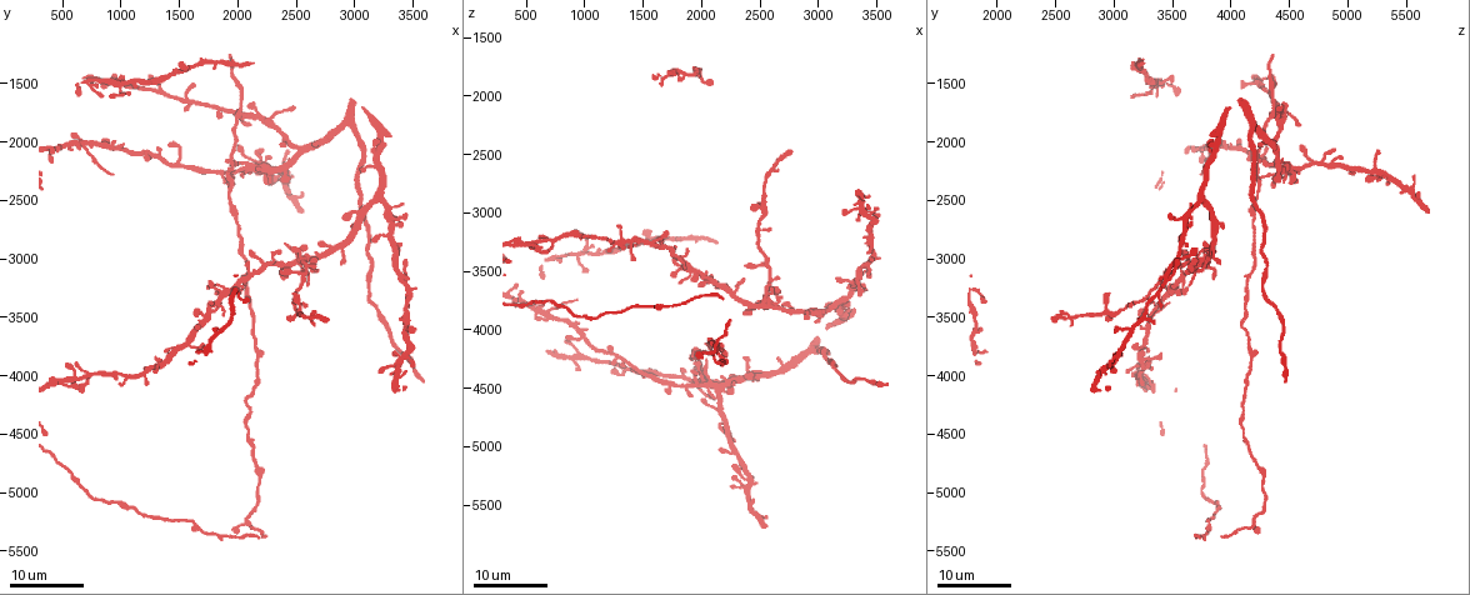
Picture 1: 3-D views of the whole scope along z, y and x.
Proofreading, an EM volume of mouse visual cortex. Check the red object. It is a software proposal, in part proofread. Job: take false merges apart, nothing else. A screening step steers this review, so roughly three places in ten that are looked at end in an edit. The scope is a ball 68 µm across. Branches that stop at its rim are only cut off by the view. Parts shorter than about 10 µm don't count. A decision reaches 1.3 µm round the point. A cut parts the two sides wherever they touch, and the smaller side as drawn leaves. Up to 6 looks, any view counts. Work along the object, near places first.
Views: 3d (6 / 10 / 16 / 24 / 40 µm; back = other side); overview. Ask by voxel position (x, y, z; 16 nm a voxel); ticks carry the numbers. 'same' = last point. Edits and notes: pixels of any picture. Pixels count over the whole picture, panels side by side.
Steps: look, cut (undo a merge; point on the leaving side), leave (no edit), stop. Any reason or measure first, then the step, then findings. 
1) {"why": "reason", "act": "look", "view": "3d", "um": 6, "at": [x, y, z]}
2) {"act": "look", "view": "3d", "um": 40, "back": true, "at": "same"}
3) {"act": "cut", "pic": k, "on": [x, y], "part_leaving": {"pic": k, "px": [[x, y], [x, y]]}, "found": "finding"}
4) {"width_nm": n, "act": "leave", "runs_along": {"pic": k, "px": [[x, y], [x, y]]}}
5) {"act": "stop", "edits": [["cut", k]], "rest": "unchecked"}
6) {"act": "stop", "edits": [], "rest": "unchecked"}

{"why": "sudden change in width", "act": "look", "view": "3d", "um": 24, "at": [2540, 3440, 3020]}

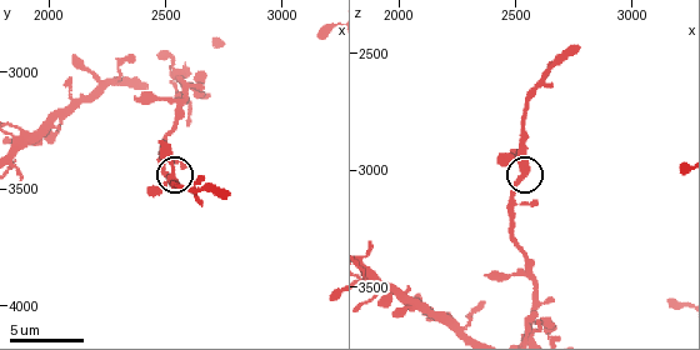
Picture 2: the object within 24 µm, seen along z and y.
{"act": "look", "view": "3d", "um": 10, "at": "same"}

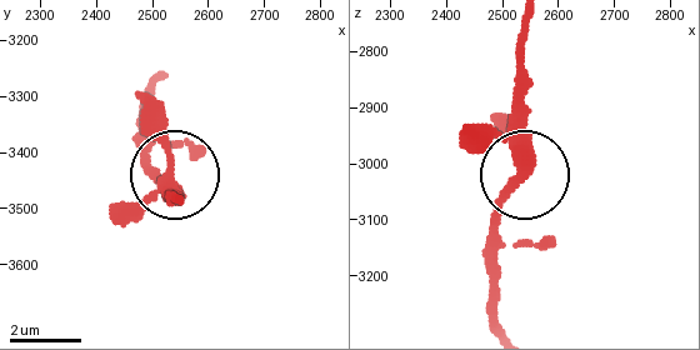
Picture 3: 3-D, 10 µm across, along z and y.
{"act": "leave", "found": "one neuron here"}

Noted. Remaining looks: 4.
{"why": "four arms meet", "act": "look", "view": "3d", "um": 24, "at": [620, 2020, 3840]}

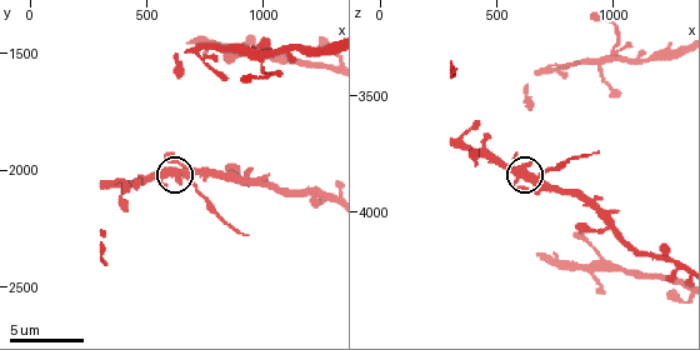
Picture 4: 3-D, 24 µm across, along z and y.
{"act": "look", "view": "3d", "um": 10, "at": [620, 2000, 3830]}

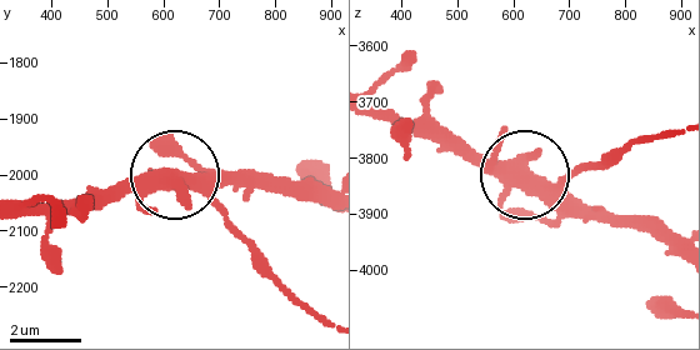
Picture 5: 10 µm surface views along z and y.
{"side_arm_um": 14, "arms": 4, "act": "leave", "found": "one neuron here"}

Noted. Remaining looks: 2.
{"act": "stop", "edits": [], "rest": "unchecked"}

